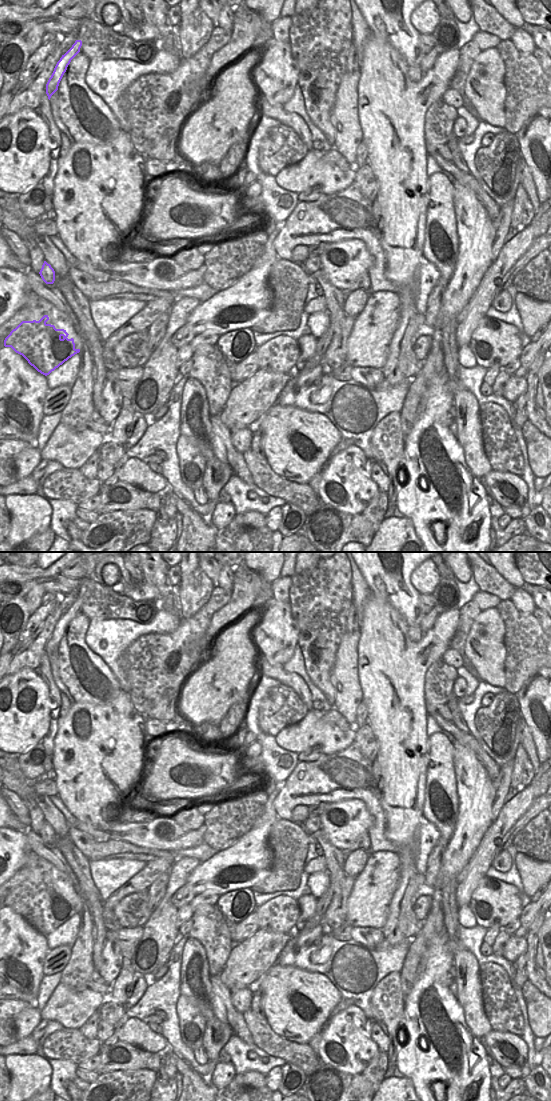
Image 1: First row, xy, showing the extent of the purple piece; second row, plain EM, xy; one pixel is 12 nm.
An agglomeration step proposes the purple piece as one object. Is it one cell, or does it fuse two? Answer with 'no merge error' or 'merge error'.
merge error

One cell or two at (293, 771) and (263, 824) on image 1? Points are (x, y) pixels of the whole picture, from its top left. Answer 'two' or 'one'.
two

